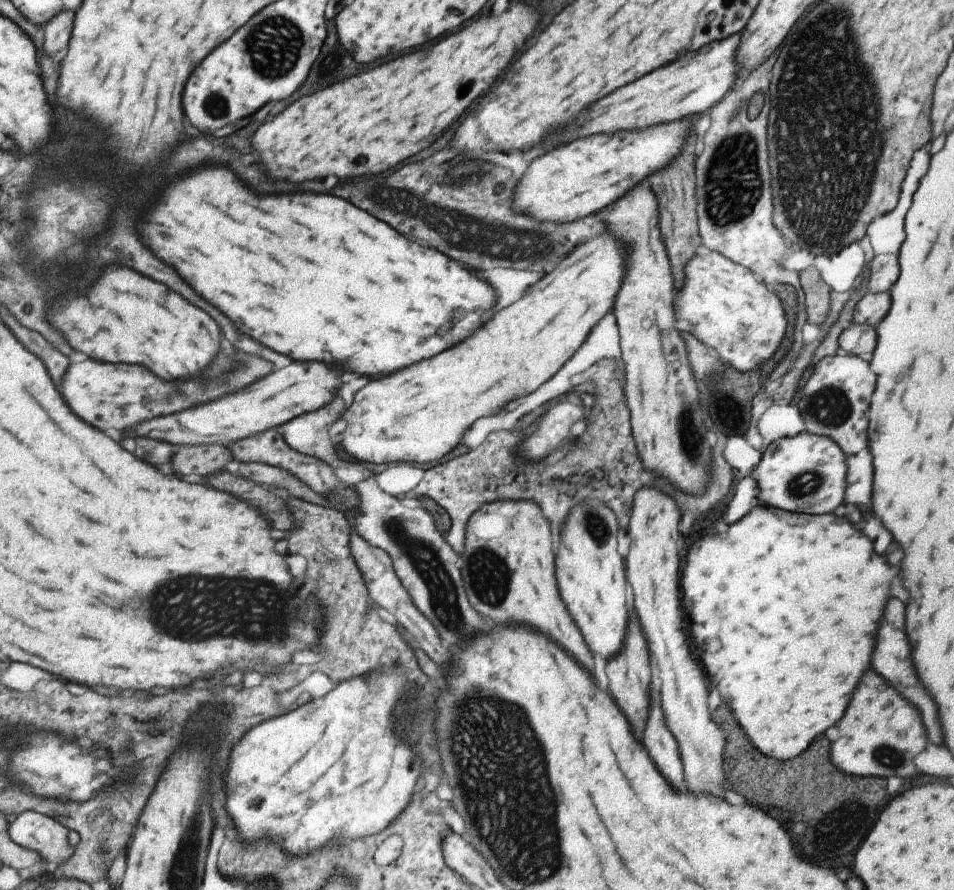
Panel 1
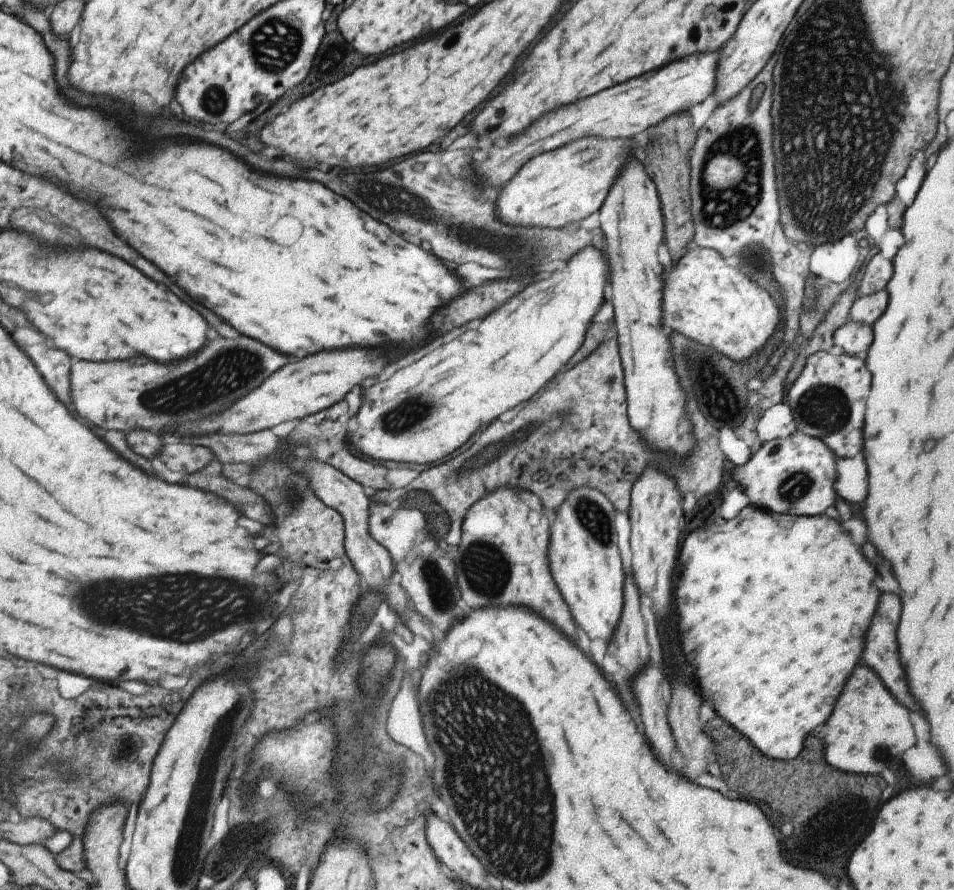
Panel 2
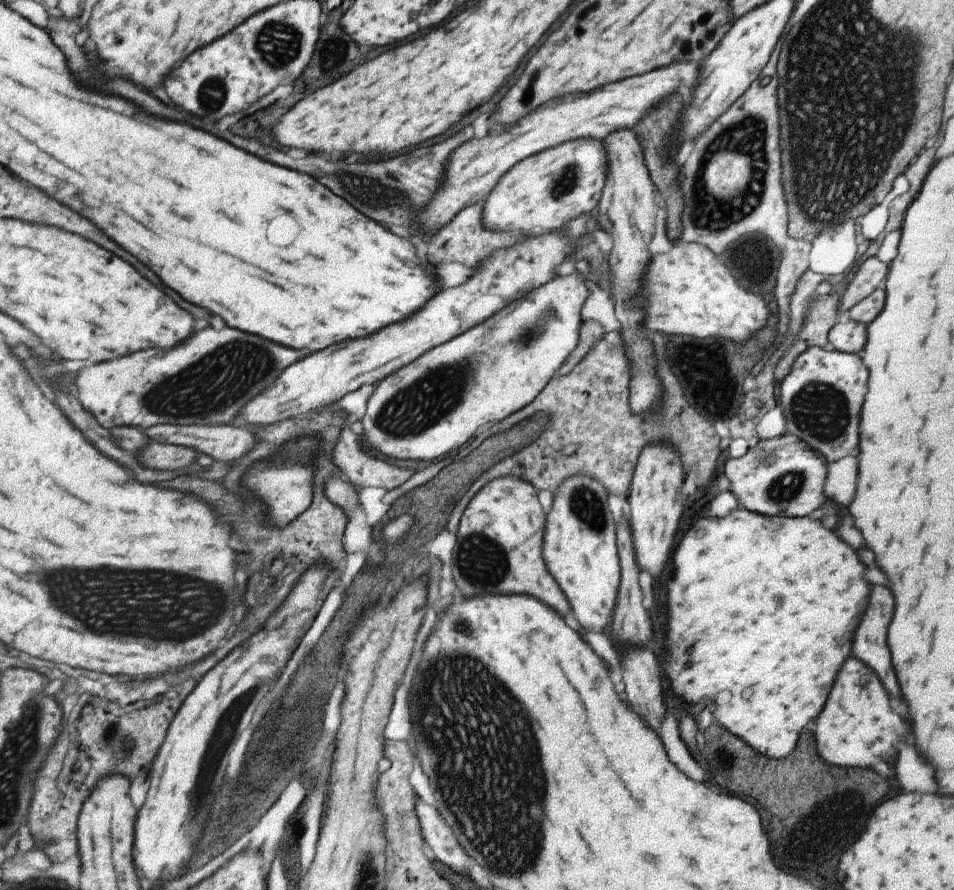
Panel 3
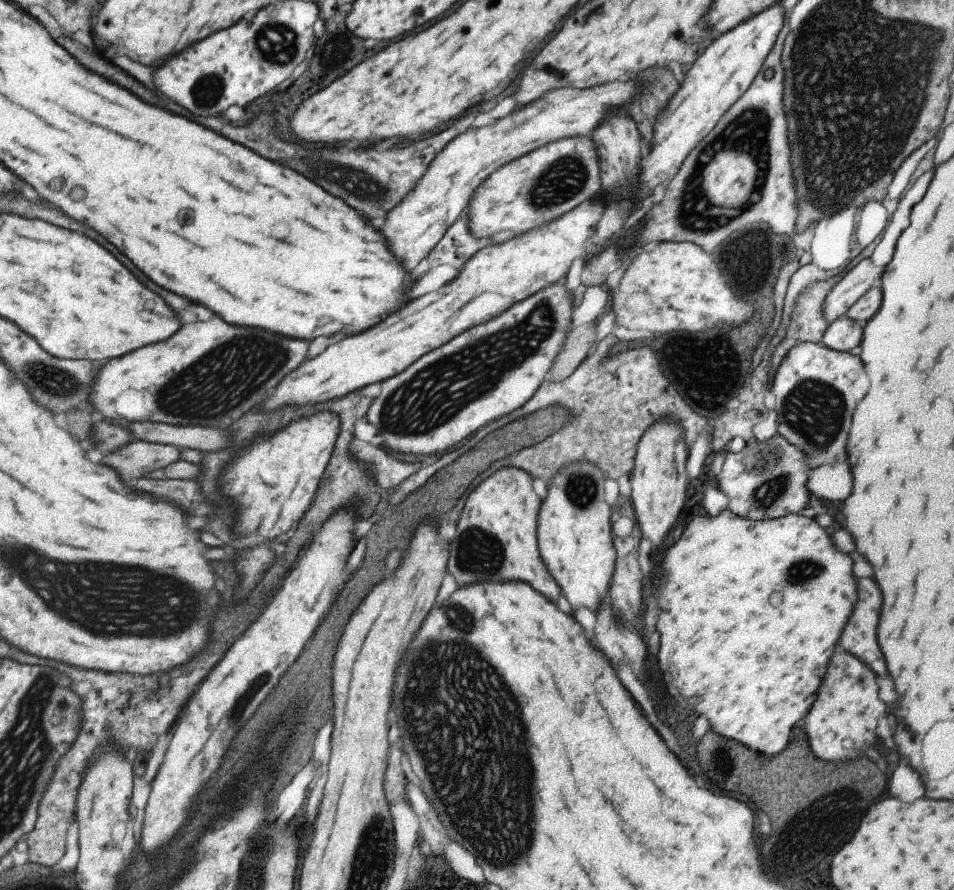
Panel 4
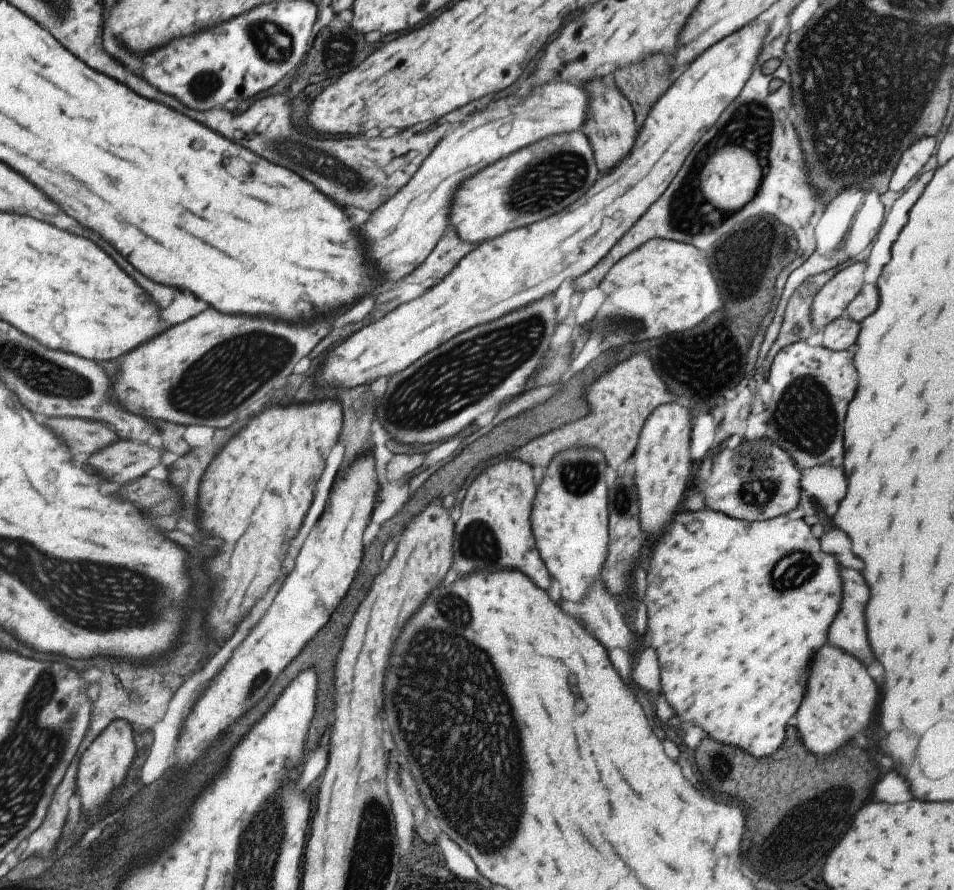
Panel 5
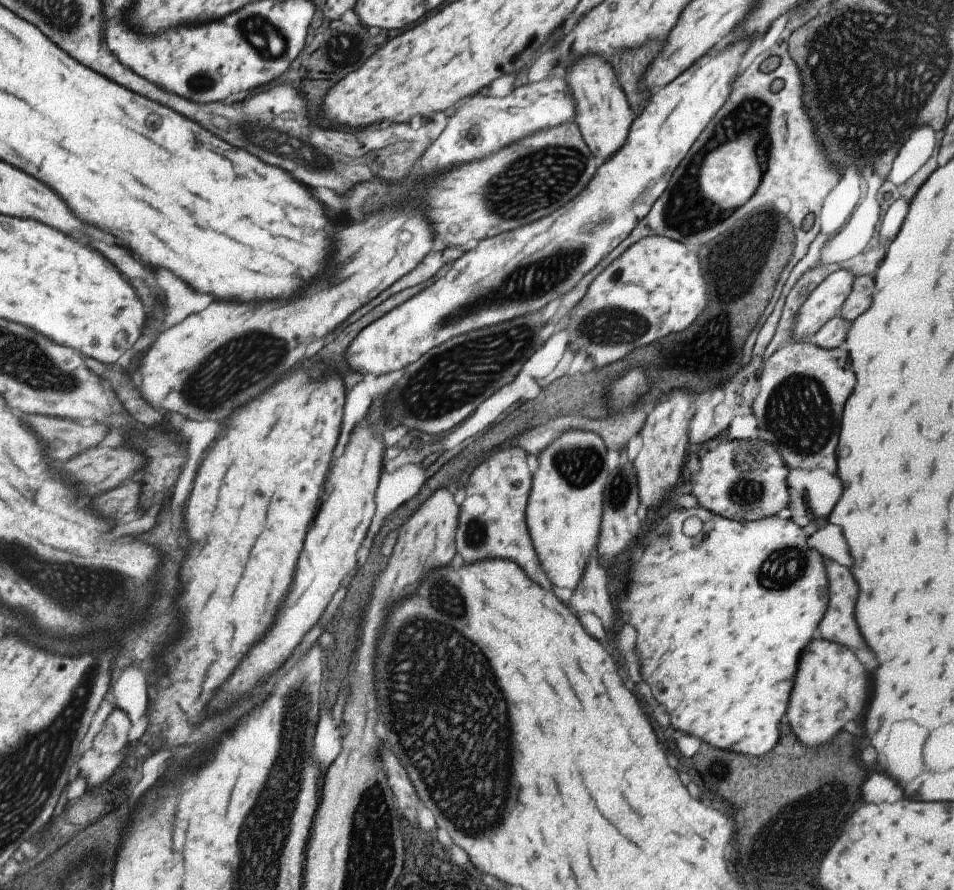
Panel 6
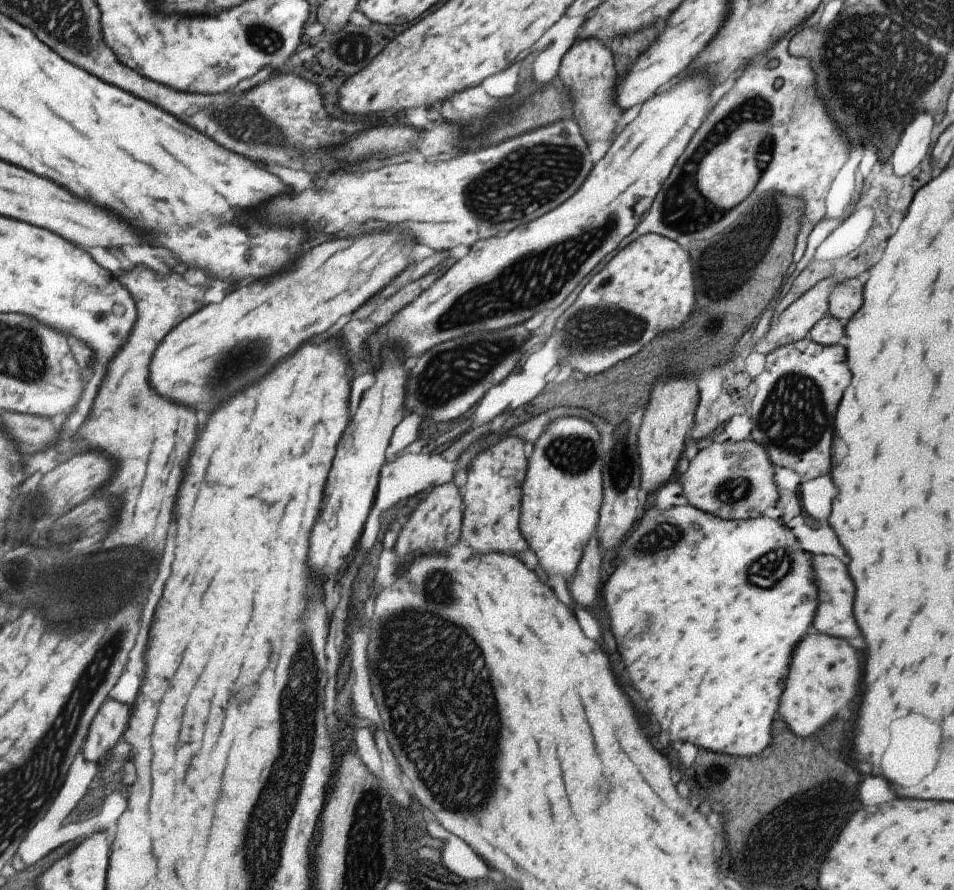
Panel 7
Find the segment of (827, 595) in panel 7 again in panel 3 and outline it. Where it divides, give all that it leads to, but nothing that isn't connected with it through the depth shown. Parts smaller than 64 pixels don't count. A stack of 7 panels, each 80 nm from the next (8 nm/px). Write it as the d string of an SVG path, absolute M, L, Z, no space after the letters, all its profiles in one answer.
M869 586L869 600L867 600L867 610L863 612L863 618L859 620L855 632L853 632L853 644L851 644L851 654L859 660L863 660L883 682L885 690L893 696L899 694L899 686L895 682L895 674L891 668L891 658L889 658L889 650L885 646L885 628L891 620L891 610L893 610L893 600L887 588L883 586Z

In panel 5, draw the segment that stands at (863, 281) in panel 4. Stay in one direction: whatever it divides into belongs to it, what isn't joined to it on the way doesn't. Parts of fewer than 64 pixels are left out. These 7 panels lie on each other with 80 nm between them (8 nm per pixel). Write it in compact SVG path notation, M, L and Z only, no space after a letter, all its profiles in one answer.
M853 263L836 272L812 298L809 309L810 326L820 331L829 321L843 316L845 305L861 288L863 263Z

